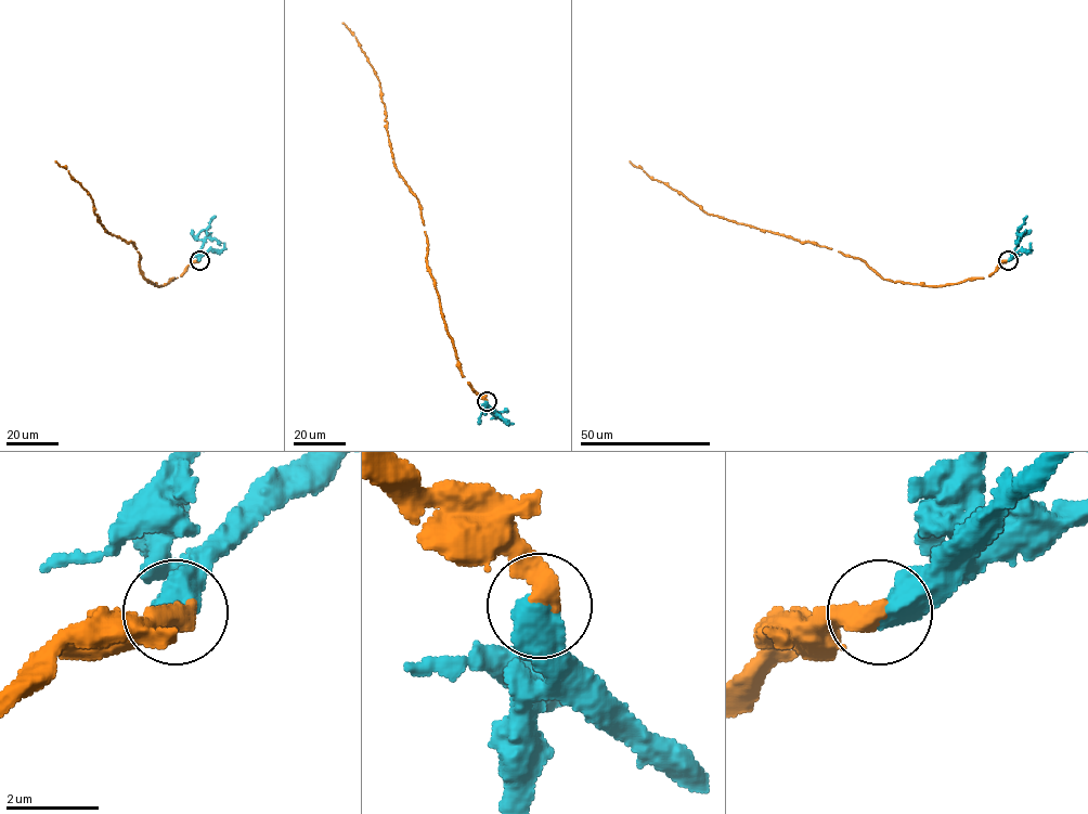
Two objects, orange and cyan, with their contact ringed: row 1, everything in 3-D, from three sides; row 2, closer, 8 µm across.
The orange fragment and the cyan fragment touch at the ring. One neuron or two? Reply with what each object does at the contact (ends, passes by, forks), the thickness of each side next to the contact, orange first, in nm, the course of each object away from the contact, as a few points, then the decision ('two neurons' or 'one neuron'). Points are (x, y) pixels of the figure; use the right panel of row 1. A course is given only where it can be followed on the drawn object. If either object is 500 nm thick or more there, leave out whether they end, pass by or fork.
550 nm thick on the orange side, 700 nm on the other; orange runs (1008, 260), (988, 276), (953, 284), (891, 281), (865, 261), (830, 248), (706, 214), (630, 160); cyan runs (1008, 260), (1017, 247), (1018, 229), (1027, 216); one neuron

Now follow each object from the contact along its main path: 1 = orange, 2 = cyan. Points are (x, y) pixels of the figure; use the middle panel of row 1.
1: (487, 401), (462, 374), (427, 265), (421, 207), (393, 162), (375, 73), (342, 23)
2: (487, 401), (487, 406), (503, 421)

